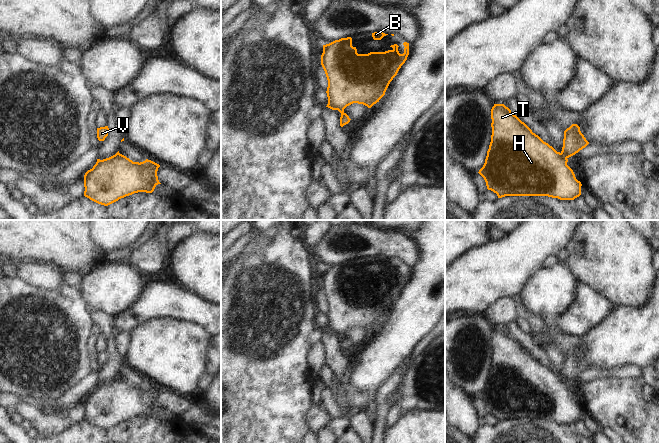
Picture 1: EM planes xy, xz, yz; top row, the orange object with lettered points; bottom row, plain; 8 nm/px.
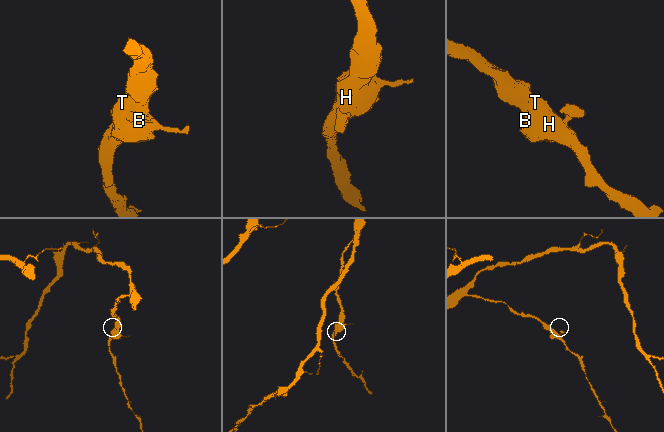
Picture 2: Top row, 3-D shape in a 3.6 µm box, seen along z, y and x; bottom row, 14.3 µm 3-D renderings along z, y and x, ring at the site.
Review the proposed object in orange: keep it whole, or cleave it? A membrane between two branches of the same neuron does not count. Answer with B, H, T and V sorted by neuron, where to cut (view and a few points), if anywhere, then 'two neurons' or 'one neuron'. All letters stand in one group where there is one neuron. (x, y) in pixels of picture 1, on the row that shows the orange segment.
groups B H T / V; cut yz (561, 152), (566, 158); two neurons

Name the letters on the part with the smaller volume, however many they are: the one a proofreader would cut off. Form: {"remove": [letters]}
{"remove": ["V"]}

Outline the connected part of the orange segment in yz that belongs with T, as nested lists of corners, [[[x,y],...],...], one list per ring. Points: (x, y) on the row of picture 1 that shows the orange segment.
[[[494,104],[491,109],[491,119],[491,142],[485,163],[478,172],[484,178],[488,190],[496,193],[498,198],[505,196],[548,196],[560,200],[574,200],[581,195],[582,184],[567,165],[568,159],[533,133],[508,107],[504,104]]]

